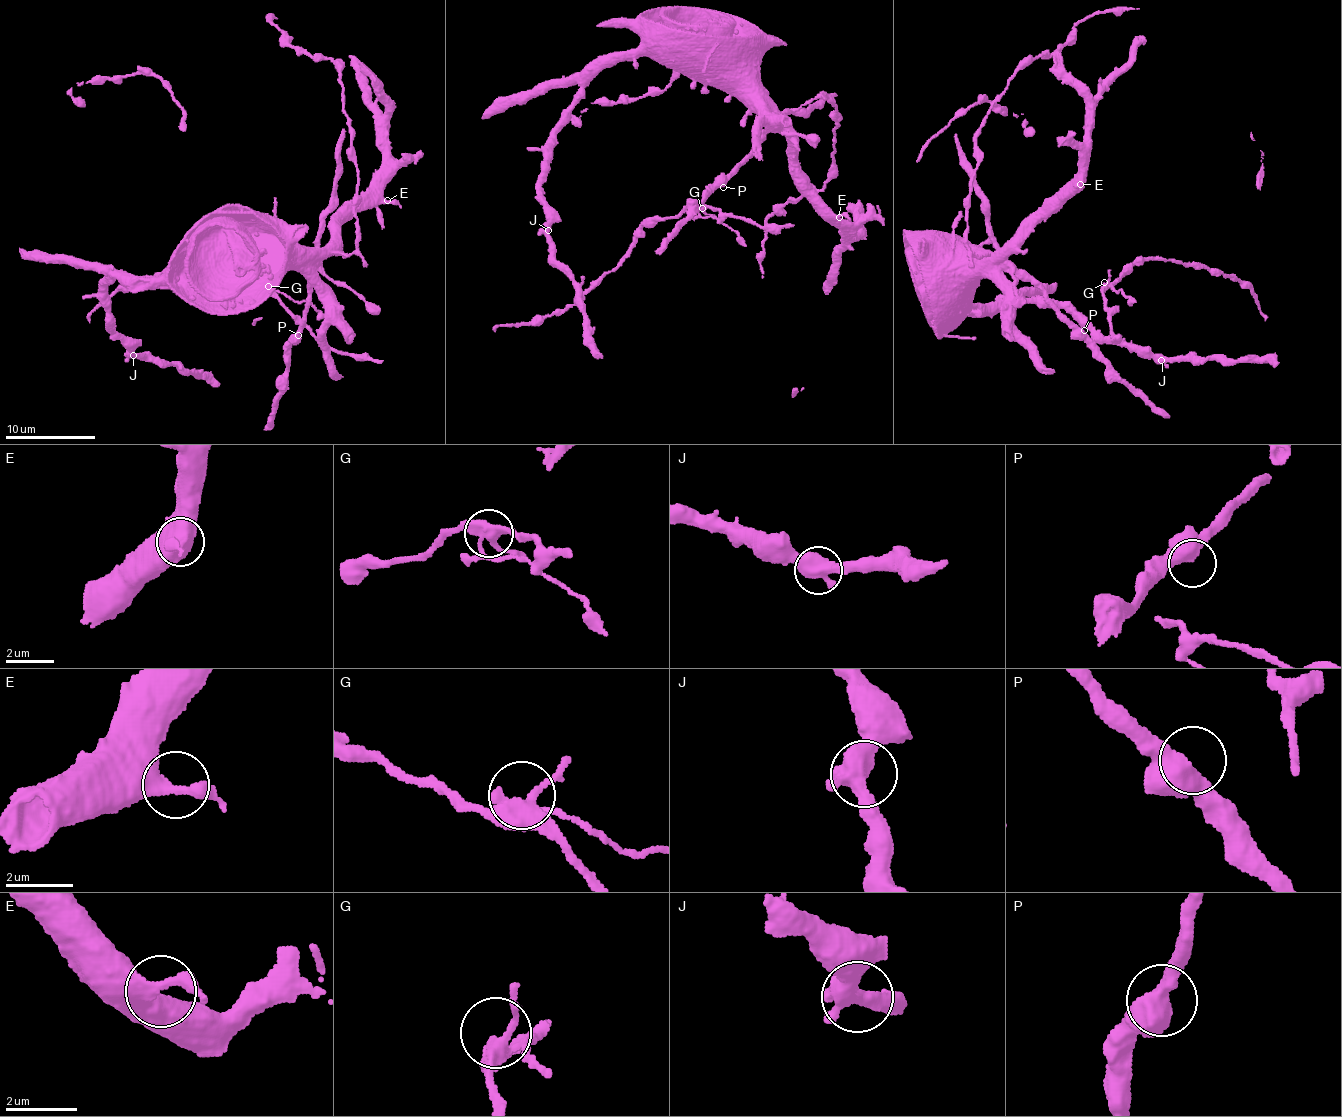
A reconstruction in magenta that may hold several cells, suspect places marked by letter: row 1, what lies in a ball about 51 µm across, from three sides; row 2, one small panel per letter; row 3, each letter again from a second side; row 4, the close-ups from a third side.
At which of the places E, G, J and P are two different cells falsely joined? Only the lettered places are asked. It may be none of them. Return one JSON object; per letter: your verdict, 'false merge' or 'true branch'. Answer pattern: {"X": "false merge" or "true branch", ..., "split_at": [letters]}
{"E": "true branch", "G": "true branch", "J": "true branch", "P": "true branch", "split_at": []}

